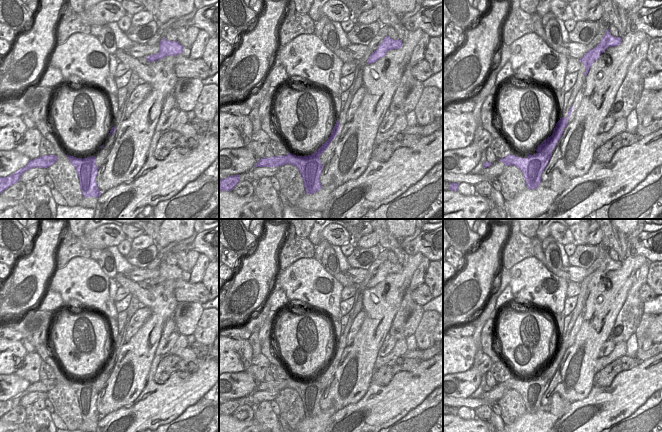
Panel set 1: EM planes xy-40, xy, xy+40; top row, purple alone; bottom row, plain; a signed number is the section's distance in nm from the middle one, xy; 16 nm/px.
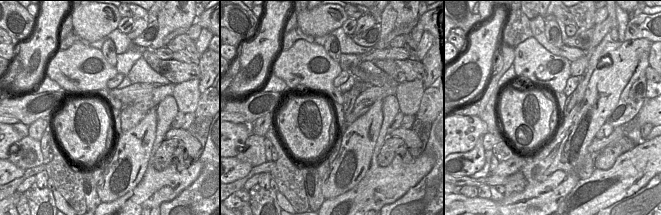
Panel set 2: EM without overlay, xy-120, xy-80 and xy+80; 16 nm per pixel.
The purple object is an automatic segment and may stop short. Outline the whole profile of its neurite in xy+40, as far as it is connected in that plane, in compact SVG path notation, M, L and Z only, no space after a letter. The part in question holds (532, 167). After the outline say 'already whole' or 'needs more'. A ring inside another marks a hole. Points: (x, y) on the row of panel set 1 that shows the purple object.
M571 106L566 118L560 118L556 123L552 135L535 149L537 151L536 154L530 155L527 153L526 158L510 154L505 158L499 159L499 162L503 162L504 165L514 165L522 171L528 189L534 190L540 185L542 173L551 159L552 151L558 145L564 128L568 125L568 119L572 110L573 106Z; already whole

